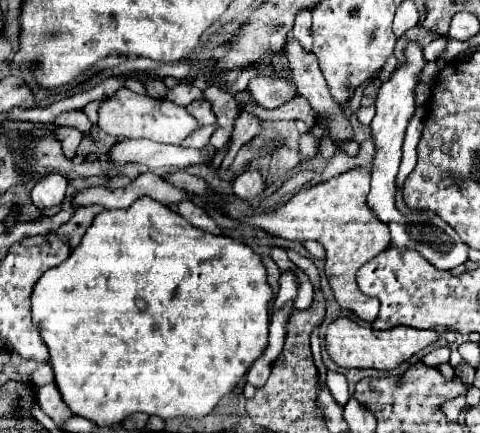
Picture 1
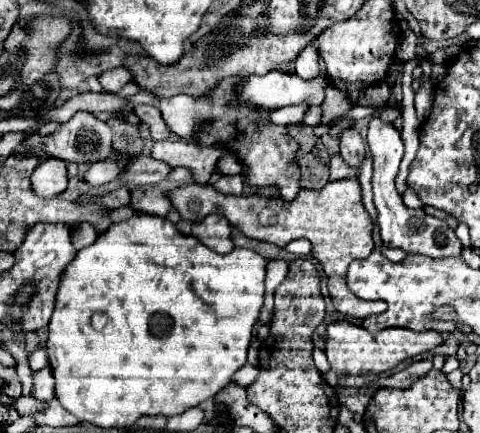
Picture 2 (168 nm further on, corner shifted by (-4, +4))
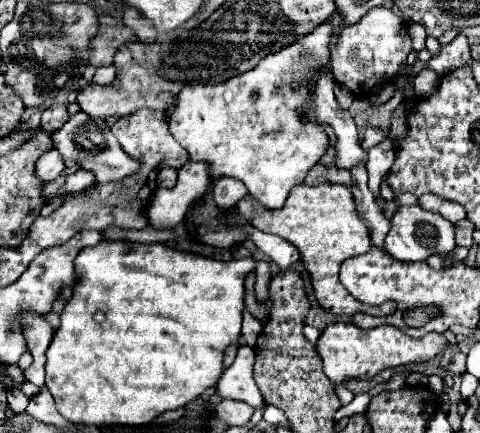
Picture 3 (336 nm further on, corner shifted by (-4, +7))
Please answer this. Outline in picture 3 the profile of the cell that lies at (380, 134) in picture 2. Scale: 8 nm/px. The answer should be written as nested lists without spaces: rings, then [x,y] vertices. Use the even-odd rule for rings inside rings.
[[[401,206],[397,208],[397,212],[389,222],[391,222],[391,230],[387,234],[387,240],[383,240],[383,248],[395,260],[401,262],[427,260],[431,254],[449,254],[455,248],[455,226],[449,220],[445,220],[441,214],[413,206]]]

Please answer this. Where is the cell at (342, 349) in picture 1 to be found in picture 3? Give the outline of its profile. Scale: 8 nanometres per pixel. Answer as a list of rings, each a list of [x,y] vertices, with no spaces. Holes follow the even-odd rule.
[[[333,322],[329,324],[321,338],[317,340],[317,352],[323,360],[323,372],[333,384],[341,384],[349,378],[373,378],[385,368],[411,364],[411,362],[427,362],[435,358],[439,352],[443,352],[449,346],[447,338],[443,334],[427,334],[419,340],[409,338],[405,332],[401,332],[395,326],[377,326],[373,330],[361,330],[359,326],[351,322]]]

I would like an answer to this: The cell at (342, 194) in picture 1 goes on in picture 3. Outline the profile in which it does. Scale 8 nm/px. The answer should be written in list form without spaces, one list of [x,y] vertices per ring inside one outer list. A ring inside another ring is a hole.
[[[325,182],[321,186],[311,186],[311,188],[303,184],[295,186],[285,206],[279,210],[267,210],[263,204],[259,204],[253,196],[247,194],[237,202],[237,210],[249,224],[259,228],[261,232],[277,234],[299,248],[301,260],[305,262],[305,268],[311,274],[315,296],[323,308],[339,316],[341,314],[353,316],[357,312],[362,312],[381,317],[383,314],[395,312],[393,302],[385,302],[379,306],[359,304],[359,300],[355,300],[347,292],[347,288],[339,282],[339,266],[343,264],[343,260],[357,254],[365,254],[371,248],[371,236],[367,236],[367,226],[359,220],[355,212],[355,202],[347,186],[331,184],[331,182]]]

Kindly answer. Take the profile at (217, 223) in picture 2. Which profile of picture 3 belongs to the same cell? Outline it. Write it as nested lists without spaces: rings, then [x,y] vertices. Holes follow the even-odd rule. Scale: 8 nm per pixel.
[[[225,176],[225,178],[213,180],[213,190],[211,192],[215,196],[215,204],[229,210],[247,194],[247,188],[239,180],[233,180],[233,178]]]

